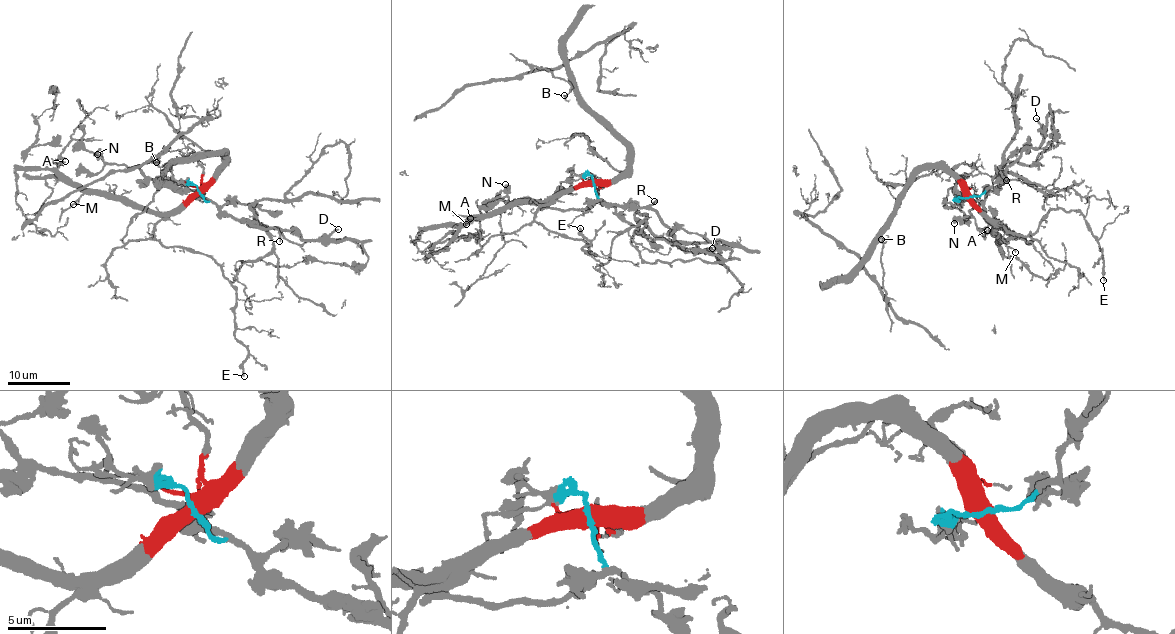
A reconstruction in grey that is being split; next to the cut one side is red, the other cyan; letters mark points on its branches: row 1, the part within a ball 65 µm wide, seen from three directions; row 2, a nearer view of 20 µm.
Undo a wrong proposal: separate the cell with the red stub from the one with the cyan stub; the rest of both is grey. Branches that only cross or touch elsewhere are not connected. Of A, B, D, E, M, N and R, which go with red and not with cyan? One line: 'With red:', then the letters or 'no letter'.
With red: A, B, E, M

